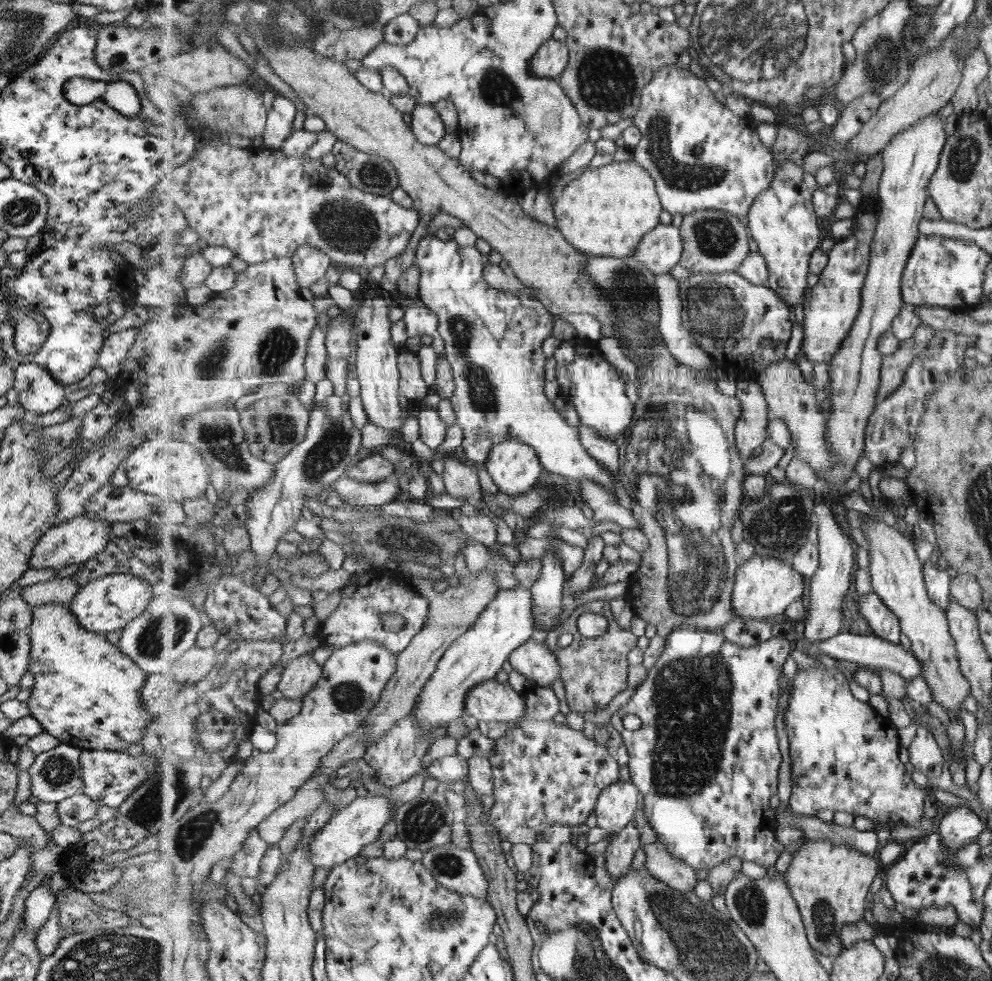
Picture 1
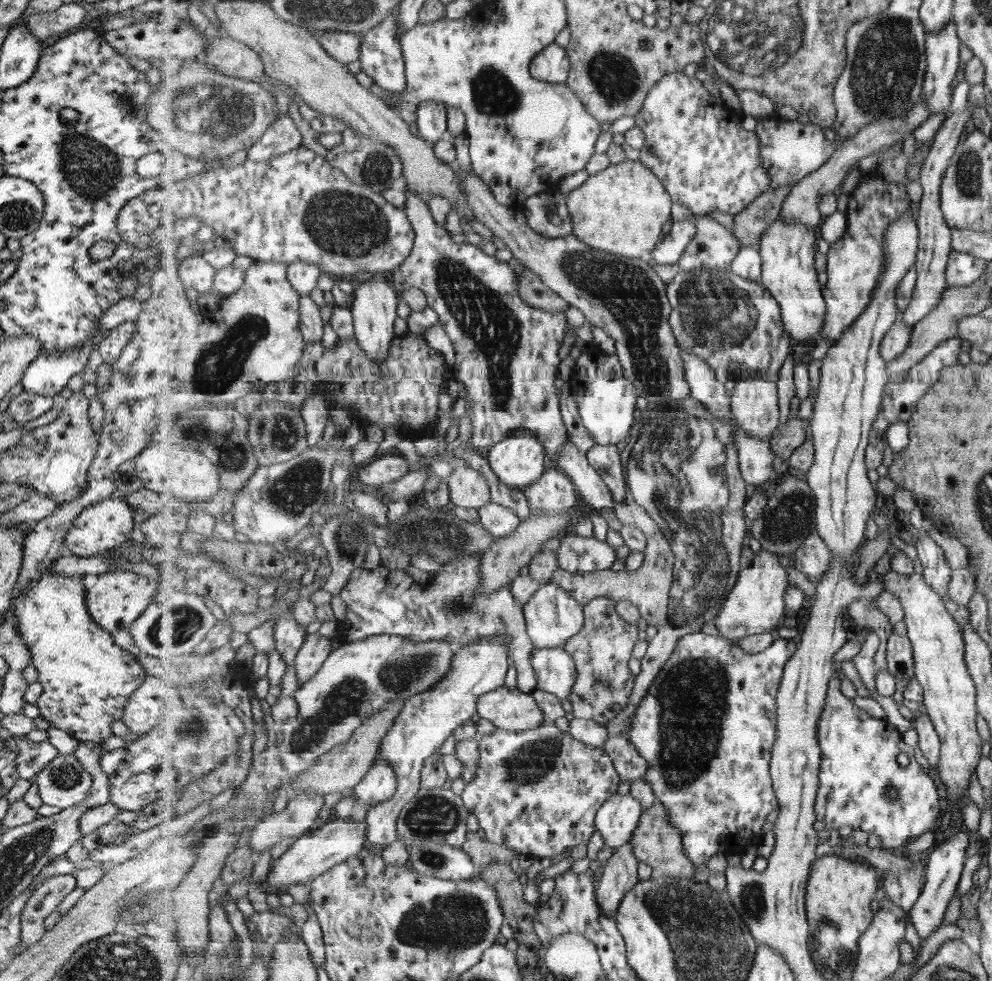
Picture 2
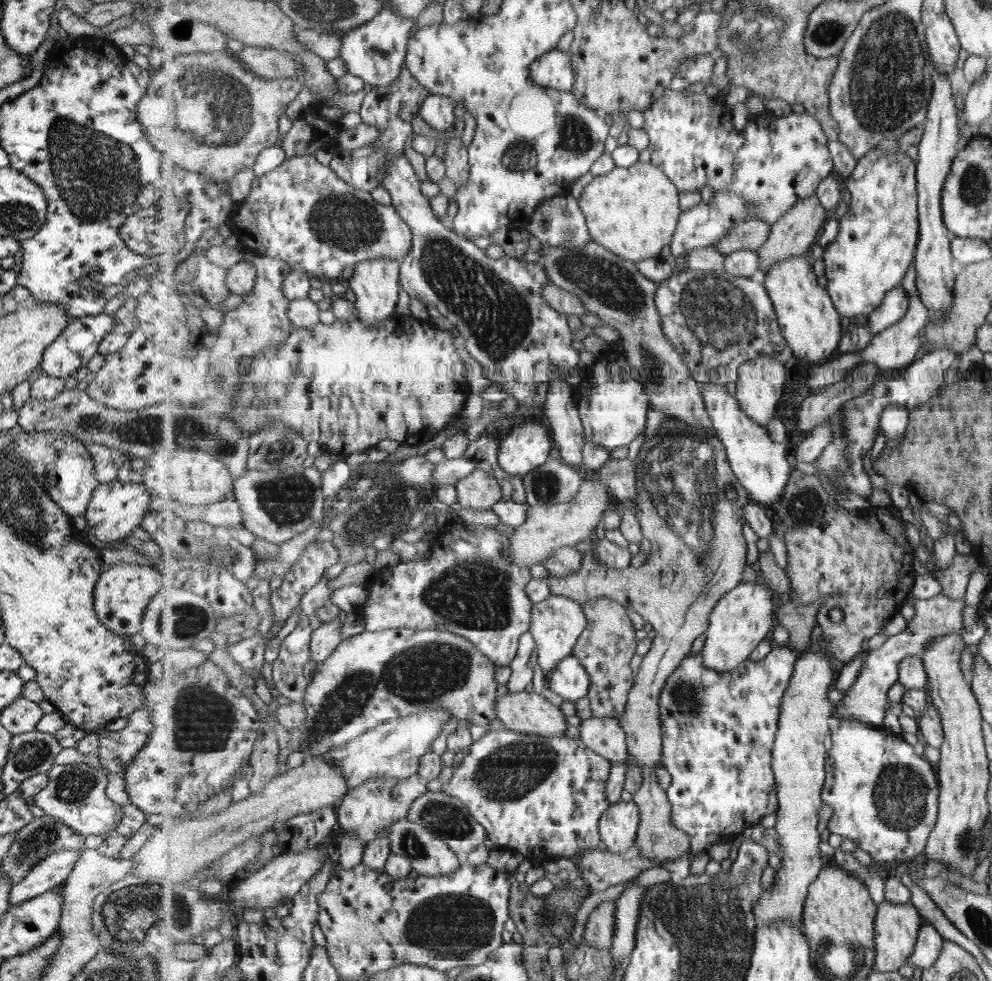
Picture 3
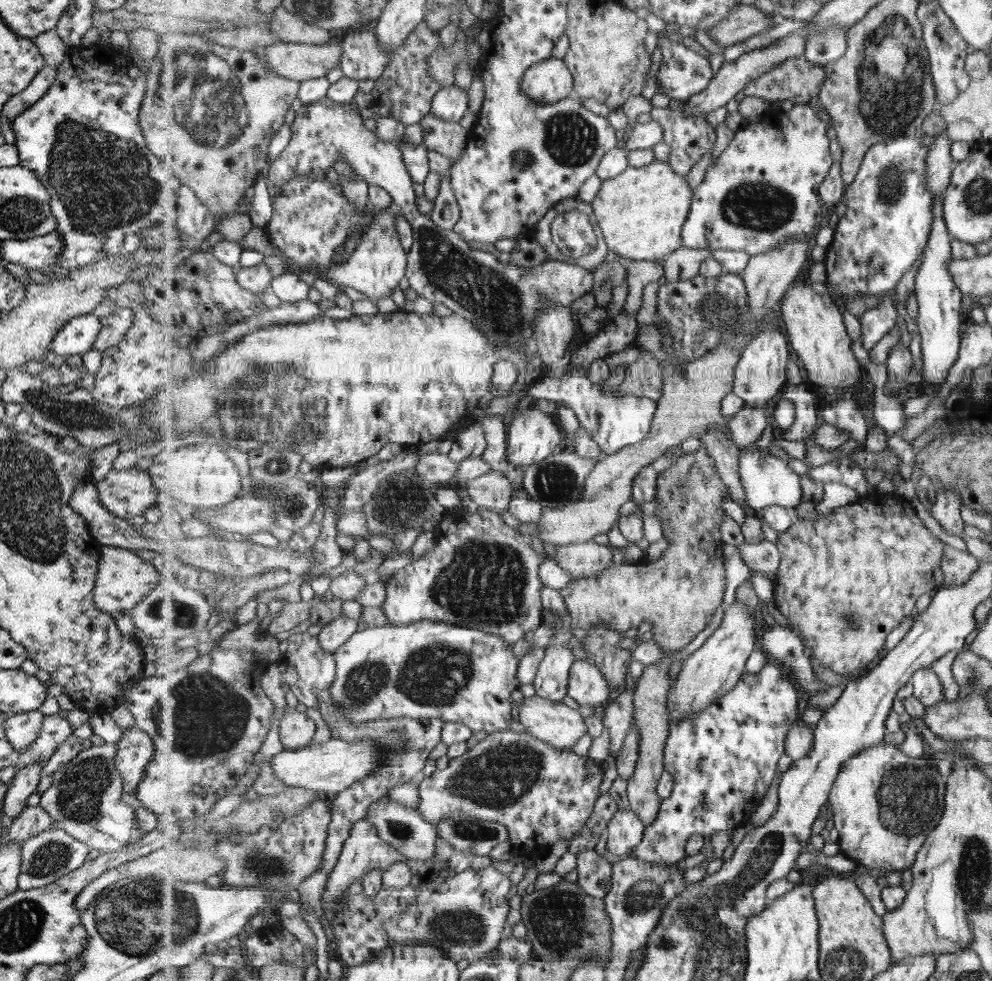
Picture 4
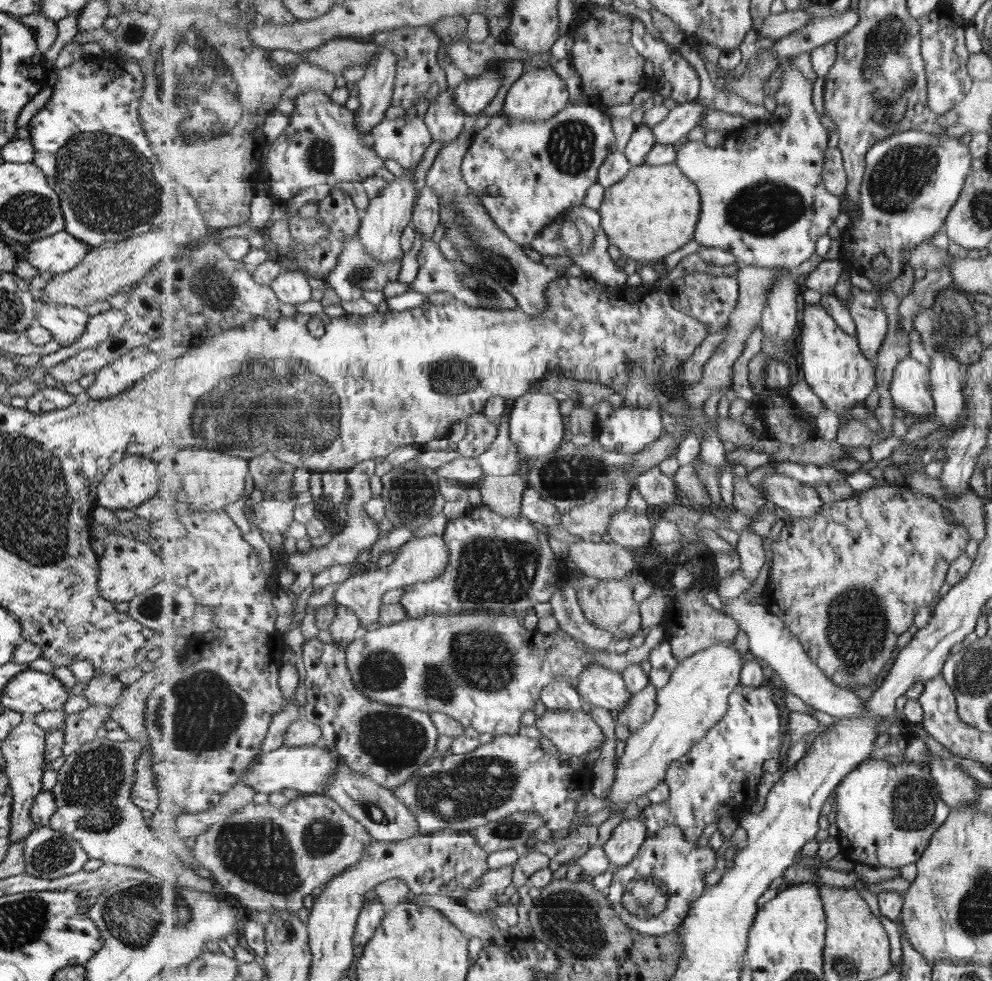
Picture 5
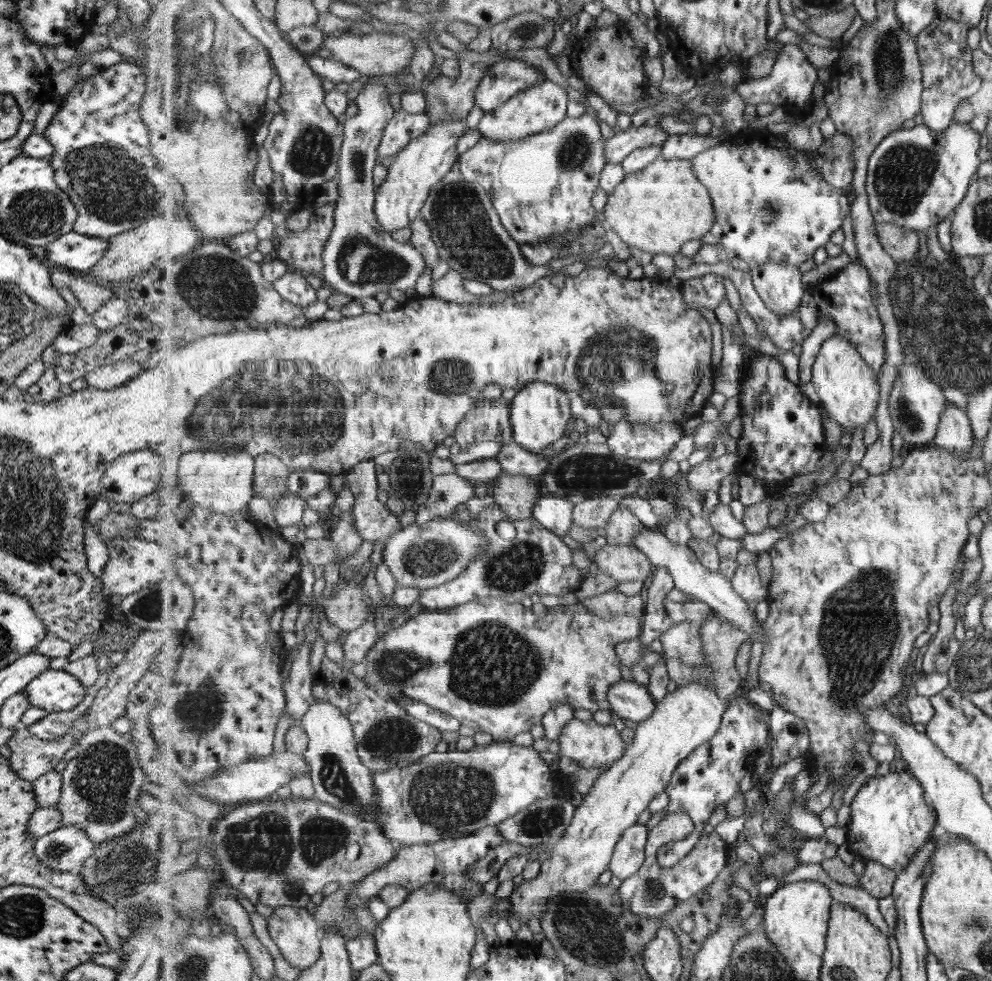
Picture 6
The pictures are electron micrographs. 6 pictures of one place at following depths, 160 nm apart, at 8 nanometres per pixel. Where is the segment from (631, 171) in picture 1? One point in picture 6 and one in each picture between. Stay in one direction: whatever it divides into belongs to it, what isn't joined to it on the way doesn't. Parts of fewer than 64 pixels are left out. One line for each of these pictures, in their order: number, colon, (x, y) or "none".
2: (622, 210)
3: (634, 212)
4: (641, 212)
5: (654, 211)
6: (656, 210)

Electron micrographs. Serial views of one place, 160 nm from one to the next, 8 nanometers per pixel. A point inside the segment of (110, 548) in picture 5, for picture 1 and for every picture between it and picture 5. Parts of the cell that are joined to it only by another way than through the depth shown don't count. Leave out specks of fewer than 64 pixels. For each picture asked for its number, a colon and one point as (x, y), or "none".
1: (107, 603)
2: (114, 599)
3: (121, 592)
4: (122, 579)

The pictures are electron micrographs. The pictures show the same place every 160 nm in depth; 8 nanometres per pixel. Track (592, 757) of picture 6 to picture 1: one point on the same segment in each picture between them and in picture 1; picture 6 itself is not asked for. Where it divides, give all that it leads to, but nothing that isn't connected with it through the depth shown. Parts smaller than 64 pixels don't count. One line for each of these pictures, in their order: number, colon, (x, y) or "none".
1: (492, 701)
2: (513, 710)
3: (533, 714)
4: (559, 725)
5: (573, 732)

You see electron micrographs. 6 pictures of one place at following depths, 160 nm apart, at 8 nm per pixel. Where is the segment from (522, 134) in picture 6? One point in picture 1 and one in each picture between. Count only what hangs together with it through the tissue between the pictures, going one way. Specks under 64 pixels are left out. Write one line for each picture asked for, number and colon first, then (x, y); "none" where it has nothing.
1: (551, 60)
2: (553, 65)
3: (555, 70)
4: (549, 82)
5: (538, 94)

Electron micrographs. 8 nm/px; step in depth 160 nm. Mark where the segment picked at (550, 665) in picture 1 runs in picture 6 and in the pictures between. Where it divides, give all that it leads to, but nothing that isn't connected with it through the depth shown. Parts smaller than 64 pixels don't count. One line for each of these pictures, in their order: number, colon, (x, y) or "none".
2: (557, 673)
3: (569, 679)
4: (588, 685)
5: (603, 688)
6: (632, 701)

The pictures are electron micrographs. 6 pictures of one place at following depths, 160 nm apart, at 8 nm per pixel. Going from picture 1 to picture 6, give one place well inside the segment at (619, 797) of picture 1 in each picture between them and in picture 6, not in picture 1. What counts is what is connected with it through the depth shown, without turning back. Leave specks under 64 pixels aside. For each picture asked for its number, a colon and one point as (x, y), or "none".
2: (617, 820)
3: (619, 828)
4: (626, 830)
5: (627, 839)
6: (630, 853)

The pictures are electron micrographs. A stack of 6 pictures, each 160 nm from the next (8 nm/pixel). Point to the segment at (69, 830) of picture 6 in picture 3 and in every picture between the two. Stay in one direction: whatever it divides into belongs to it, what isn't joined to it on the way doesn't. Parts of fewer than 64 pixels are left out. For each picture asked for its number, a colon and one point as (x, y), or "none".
3: (53, 869)
4: (50, 854)
5: (47, 855)

